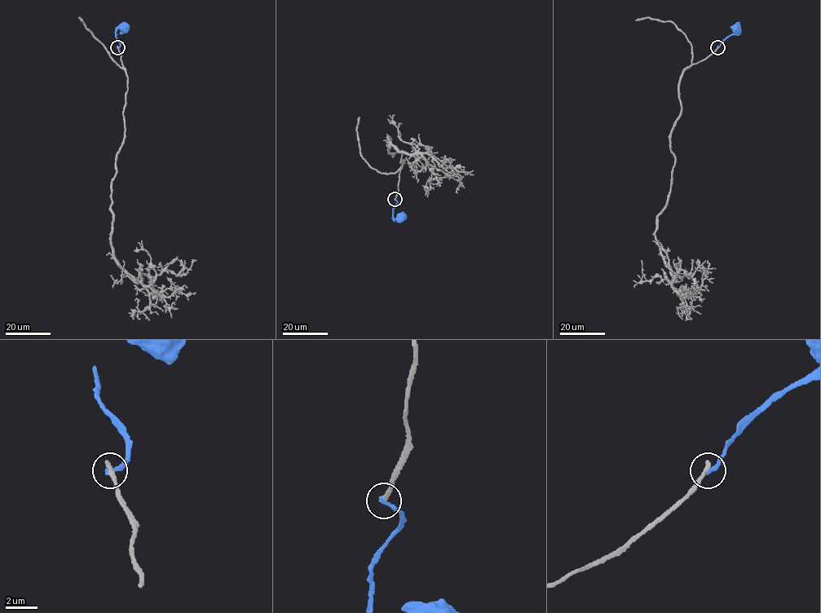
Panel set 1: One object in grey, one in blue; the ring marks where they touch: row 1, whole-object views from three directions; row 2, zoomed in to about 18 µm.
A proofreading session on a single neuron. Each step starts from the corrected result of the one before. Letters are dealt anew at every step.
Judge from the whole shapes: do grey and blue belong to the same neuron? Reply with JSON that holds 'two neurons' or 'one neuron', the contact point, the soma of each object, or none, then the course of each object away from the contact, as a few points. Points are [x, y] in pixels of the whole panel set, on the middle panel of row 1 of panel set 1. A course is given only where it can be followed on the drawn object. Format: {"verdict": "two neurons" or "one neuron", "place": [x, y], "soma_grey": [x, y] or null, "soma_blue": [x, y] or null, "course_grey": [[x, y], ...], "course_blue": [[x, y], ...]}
{"verdict": "two neurons", "place": [395, 199], "soma_grey": null, "soma_blue": [401, 218], "course_grey": [[395, 200], [404, 160], [389, 153], [388, 136], [399, 151], [450, 165], [461, 179], [455, 192]], "course_blue": [[395, 200], [397, 203], [393, 209], [393, 217], [399, 216]]}

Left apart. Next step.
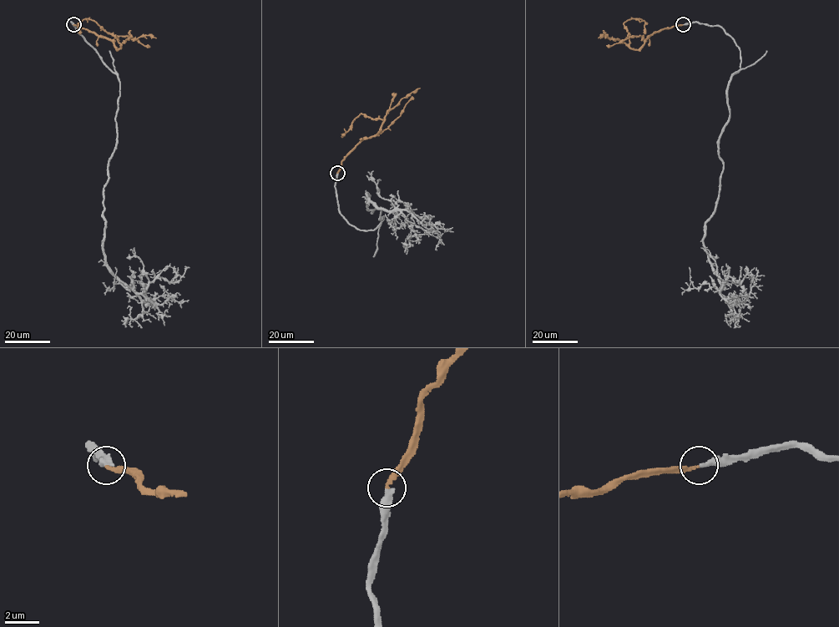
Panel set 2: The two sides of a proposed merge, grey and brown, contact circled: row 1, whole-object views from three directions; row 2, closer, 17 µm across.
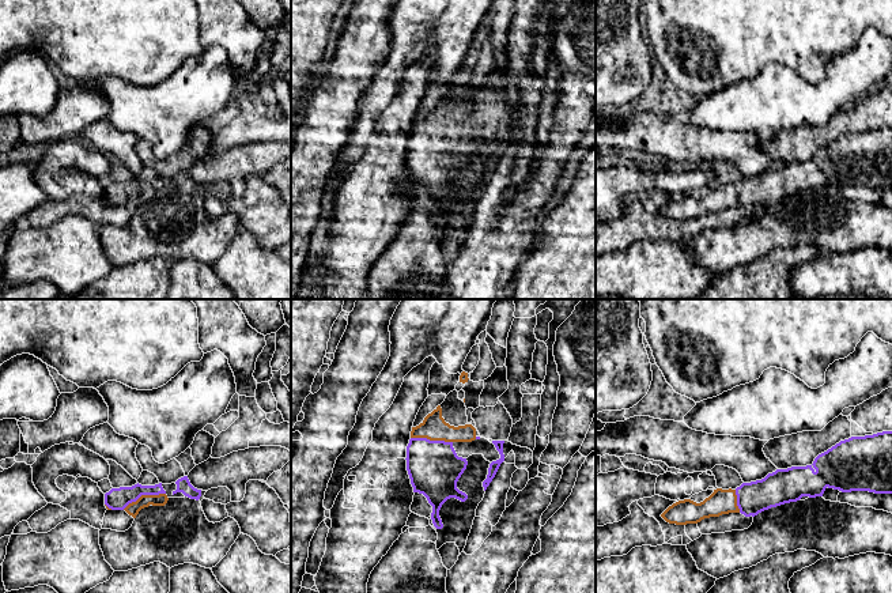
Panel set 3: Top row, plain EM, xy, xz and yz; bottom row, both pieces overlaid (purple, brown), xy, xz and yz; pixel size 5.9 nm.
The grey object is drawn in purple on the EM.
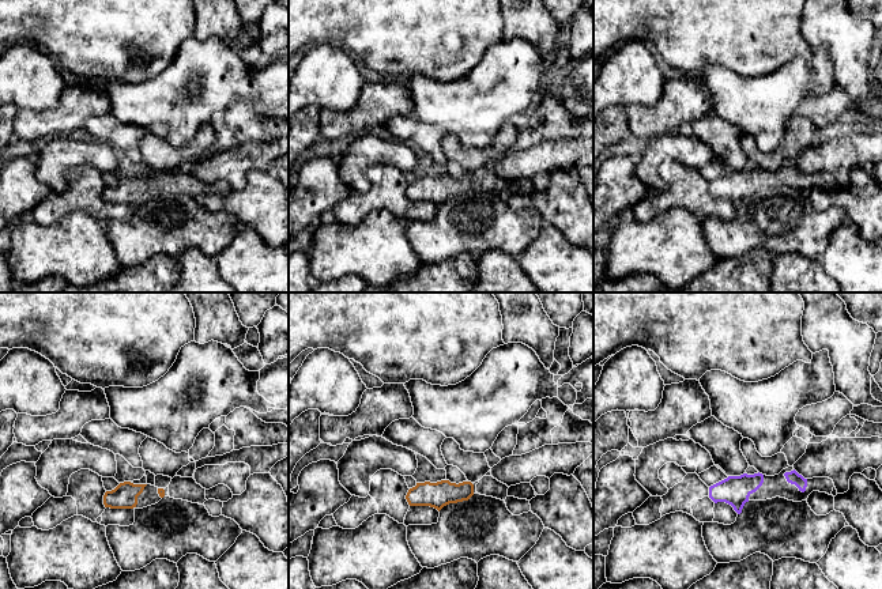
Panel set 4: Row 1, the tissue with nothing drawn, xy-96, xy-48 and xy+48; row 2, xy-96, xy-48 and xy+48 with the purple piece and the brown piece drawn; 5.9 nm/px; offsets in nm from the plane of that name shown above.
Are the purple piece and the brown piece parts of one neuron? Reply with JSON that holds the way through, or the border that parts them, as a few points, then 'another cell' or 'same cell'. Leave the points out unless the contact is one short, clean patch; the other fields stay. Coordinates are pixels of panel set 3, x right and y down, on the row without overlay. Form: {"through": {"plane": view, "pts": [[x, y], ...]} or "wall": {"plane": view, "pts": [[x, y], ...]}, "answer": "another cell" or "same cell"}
{"through": {"plane": "xy", "pts": [[117, 193], [136, 193], [143, 189], [144, 196]]}, "answer": "same cell"}

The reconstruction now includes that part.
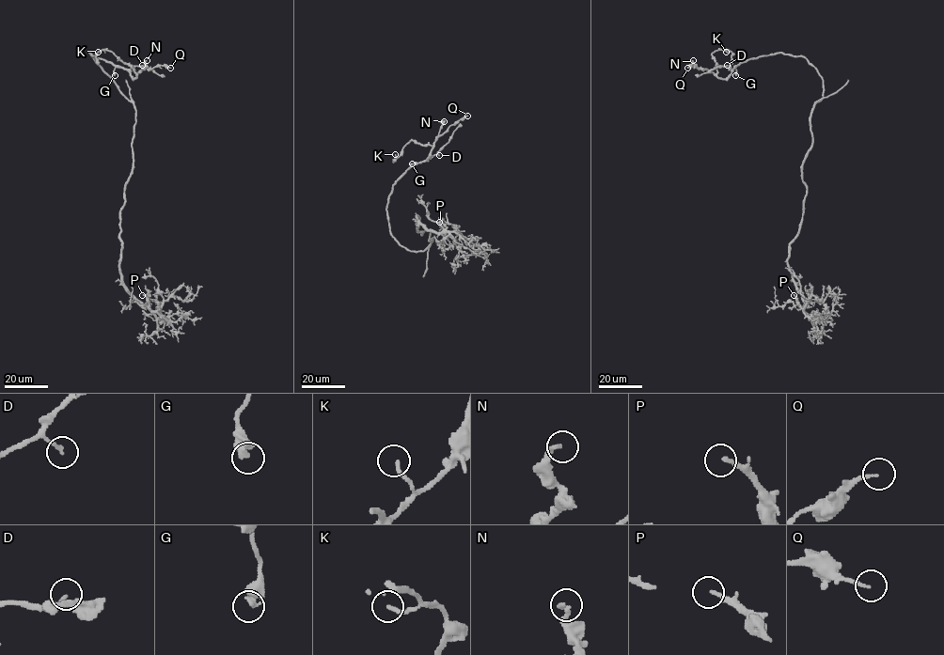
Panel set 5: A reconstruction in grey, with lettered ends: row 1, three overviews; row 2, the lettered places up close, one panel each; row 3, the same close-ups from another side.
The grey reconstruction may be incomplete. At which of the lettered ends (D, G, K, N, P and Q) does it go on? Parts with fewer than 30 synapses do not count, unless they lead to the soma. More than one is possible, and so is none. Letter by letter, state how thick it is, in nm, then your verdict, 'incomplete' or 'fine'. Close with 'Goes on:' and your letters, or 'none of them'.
D: calibre 150 nm; fine
G: calibre 480 nm; fine
K: calibre 180 nm; fine
N: calibre 170 nm; fine
P: calibre 170 nm; incomplete
Q: calibre 130 nm; fine
Goes on: P

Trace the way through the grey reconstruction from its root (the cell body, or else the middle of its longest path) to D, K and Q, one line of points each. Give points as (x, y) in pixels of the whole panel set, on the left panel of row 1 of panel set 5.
D: (133, 128), (134, 105), (89, 53), (127, 70), (142, 65)
K: (133, 128), (134, 105), (89, 53), (125, 68), (133, 79), (136, 73), (113, 53), (98, 52)
Q: (133, 128), (134, 105), (89, 53), (125, 68), (133, 79), (142, 70), (160, 66), (170, 68)

